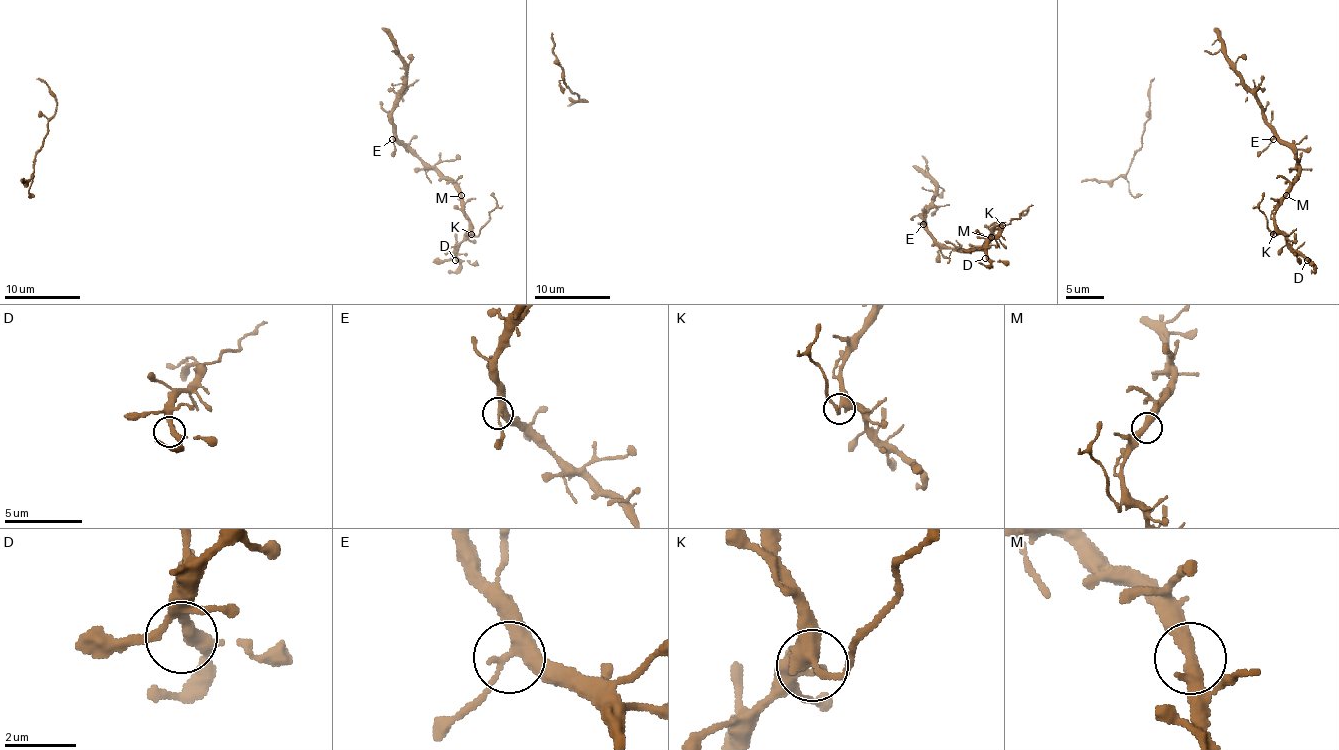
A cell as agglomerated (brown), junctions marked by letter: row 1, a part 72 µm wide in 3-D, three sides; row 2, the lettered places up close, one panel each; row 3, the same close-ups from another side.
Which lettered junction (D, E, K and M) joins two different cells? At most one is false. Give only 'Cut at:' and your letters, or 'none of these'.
Cut at: K

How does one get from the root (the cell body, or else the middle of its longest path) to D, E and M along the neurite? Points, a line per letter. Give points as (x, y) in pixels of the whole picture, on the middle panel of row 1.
D: (912, 166), (934, 185), (923, 226), (940, 243), (978, 249), (999, 226), (985, 258)
E: (912, 166), (934, 185), (934, 200), (923, 213), (923, 224)
M: (912, 166), (934, 185), (934, 200), (923, 213), (923, 226), (940, 243), (955, 249), (978, 249), (991, 237)

